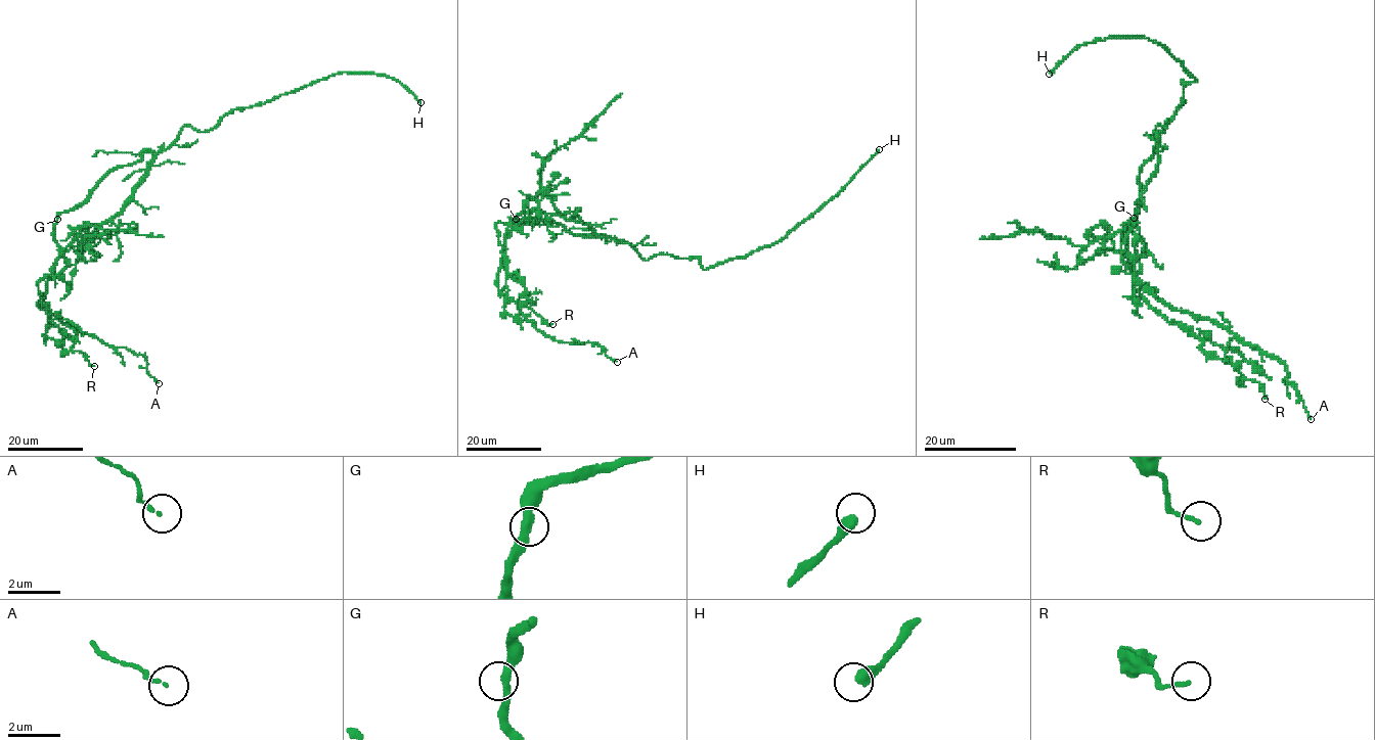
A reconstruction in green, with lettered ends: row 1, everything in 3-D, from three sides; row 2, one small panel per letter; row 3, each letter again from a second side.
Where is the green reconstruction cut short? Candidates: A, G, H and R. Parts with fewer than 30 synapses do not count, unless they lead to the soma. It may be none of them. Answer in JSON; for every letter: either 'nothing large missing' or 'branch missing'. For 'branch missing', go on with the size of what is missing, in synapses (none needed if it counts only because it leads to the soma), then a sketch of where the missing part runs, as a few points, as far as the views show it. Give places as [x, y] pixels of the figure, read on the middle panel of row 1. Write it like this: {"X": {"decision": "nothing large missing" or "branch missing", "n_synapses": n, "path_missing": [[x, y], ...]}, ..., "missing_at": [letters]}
{"A": {"decision": "nothing large missing"}, "G": {"decision": "nothing large missing"}, "H": {"decision": "branch missing", "path_missing": [[879, 149], [898, 101], [852, 83], [872, 62], [903, 53], [914, 61], [906, 79], [910, 94]]}, "R": {"decision": "nothing large missing"}, "missing_at": ["H"]}

